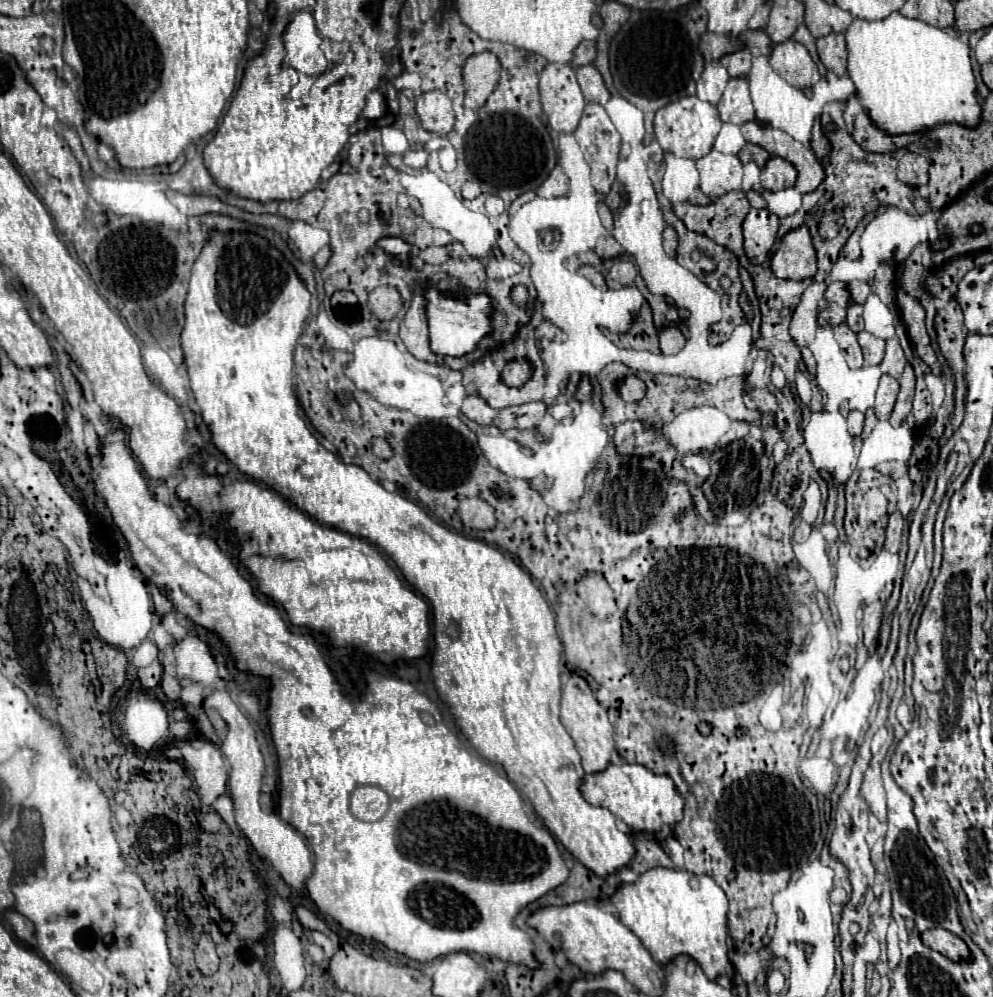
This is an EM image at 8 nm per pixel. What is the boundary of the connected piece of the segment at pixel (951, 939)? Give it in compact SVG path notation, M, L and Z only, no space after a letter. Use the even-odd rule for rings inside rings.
M943 928L925 930L921 934L921 940L923 940L925 946L941 952L943 956L947 956L951 960L965 960L965 958L969 958L967 944L961 938L957 938L955 934L943 930Z

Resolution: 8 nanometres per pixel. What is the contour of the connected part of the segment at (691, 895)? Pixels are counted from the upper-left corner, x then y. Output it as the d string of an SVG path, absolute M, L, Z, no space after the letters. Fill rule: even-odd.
M651 868L631 884L621 884L611 896L611 904L619 910L619 920L647 946L651 956L665 966L679 954L687 954L699 962L707 978L715 980L719 974L729 974L729 958L727 958L727 896L715 884L711 876L697 876L687 870L677 868Z

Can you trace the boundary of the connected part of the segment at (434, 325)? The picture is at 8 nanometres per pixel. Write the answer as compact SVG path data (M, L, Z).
M427 286L425 296L427 296L431 350L435 354L463 356L467 352L473 352L481 336L485 336L491 330L489 328L491 326L491 298L487 294L469 294L467 298L451 298L447 294L439 294L433 286Z

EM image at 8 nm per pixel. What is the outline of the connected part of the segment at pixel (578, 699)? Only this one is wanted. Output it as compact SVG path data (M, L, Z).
M569 676L563 688L563 698L561 698L561 724L573 738L581 760L583 760L583 770L587 774L591 772L601 772L607 768L611 754L613 754L613 726L607 718L607 710L597 702L593 696L587 680L583 676Z

